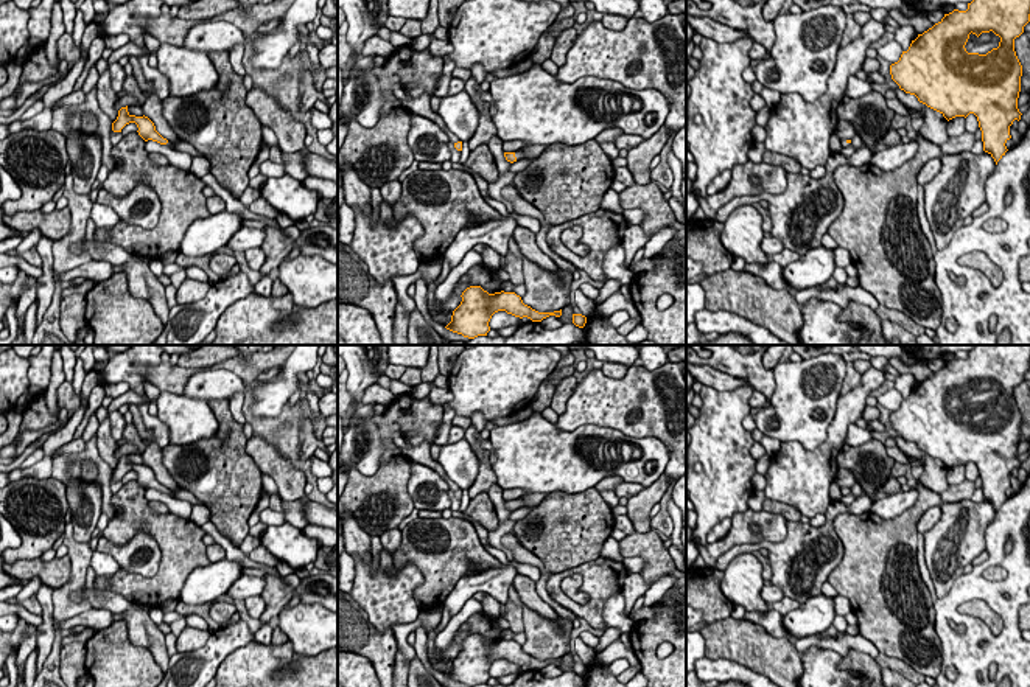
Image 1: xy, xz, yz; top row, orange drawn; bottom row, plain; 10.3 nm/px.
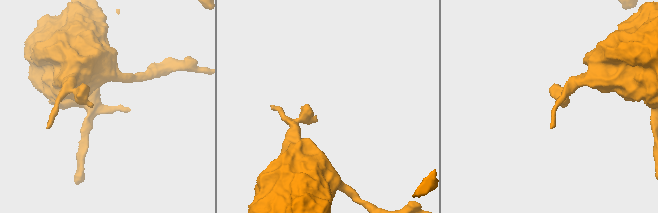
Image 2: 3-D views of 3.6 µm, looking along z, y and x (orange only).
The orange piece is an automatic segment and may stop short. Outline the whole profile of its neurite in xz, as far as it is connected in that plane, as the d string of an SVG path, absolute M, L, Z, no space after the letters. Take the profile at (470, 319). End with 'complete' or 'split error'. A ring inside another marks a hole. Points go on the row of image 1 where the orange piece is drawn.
M470 286L461 297L462 302L453 311L451 322L445 328L468 339L487 336L490 331L489 322L498 311L506 311L520 319L527 317L532 322L541 322L549 316L562 316L562 309L554 312L535 311L524 305L521 297L515 292L501 291L489 294L481 286Z; complete

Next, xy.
M128 106L126 107L121 107L118 110L118 117L117 120L112 123L112 131L114 132L121 132L121 129L129 124L129 123L135 123L137 127L138 127L138 135L148 141L148 140L152 140L152 141L157 141L160 145L166 145L168 140L163 138L157 131L156 131L156 126L154 123L148 118L148 117L135 117L135 115L131 115L128 112Z; complete

